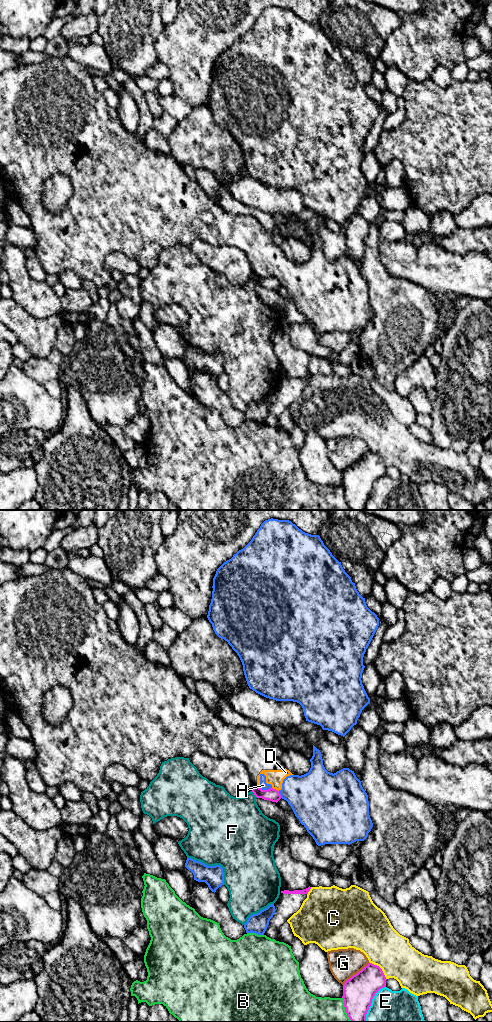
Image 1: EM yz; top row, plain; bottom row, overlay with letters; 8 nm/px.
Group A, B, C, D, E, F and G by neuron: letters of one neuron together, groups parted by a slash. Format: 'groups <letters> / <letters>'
groups A D / B / C / E / F / G

